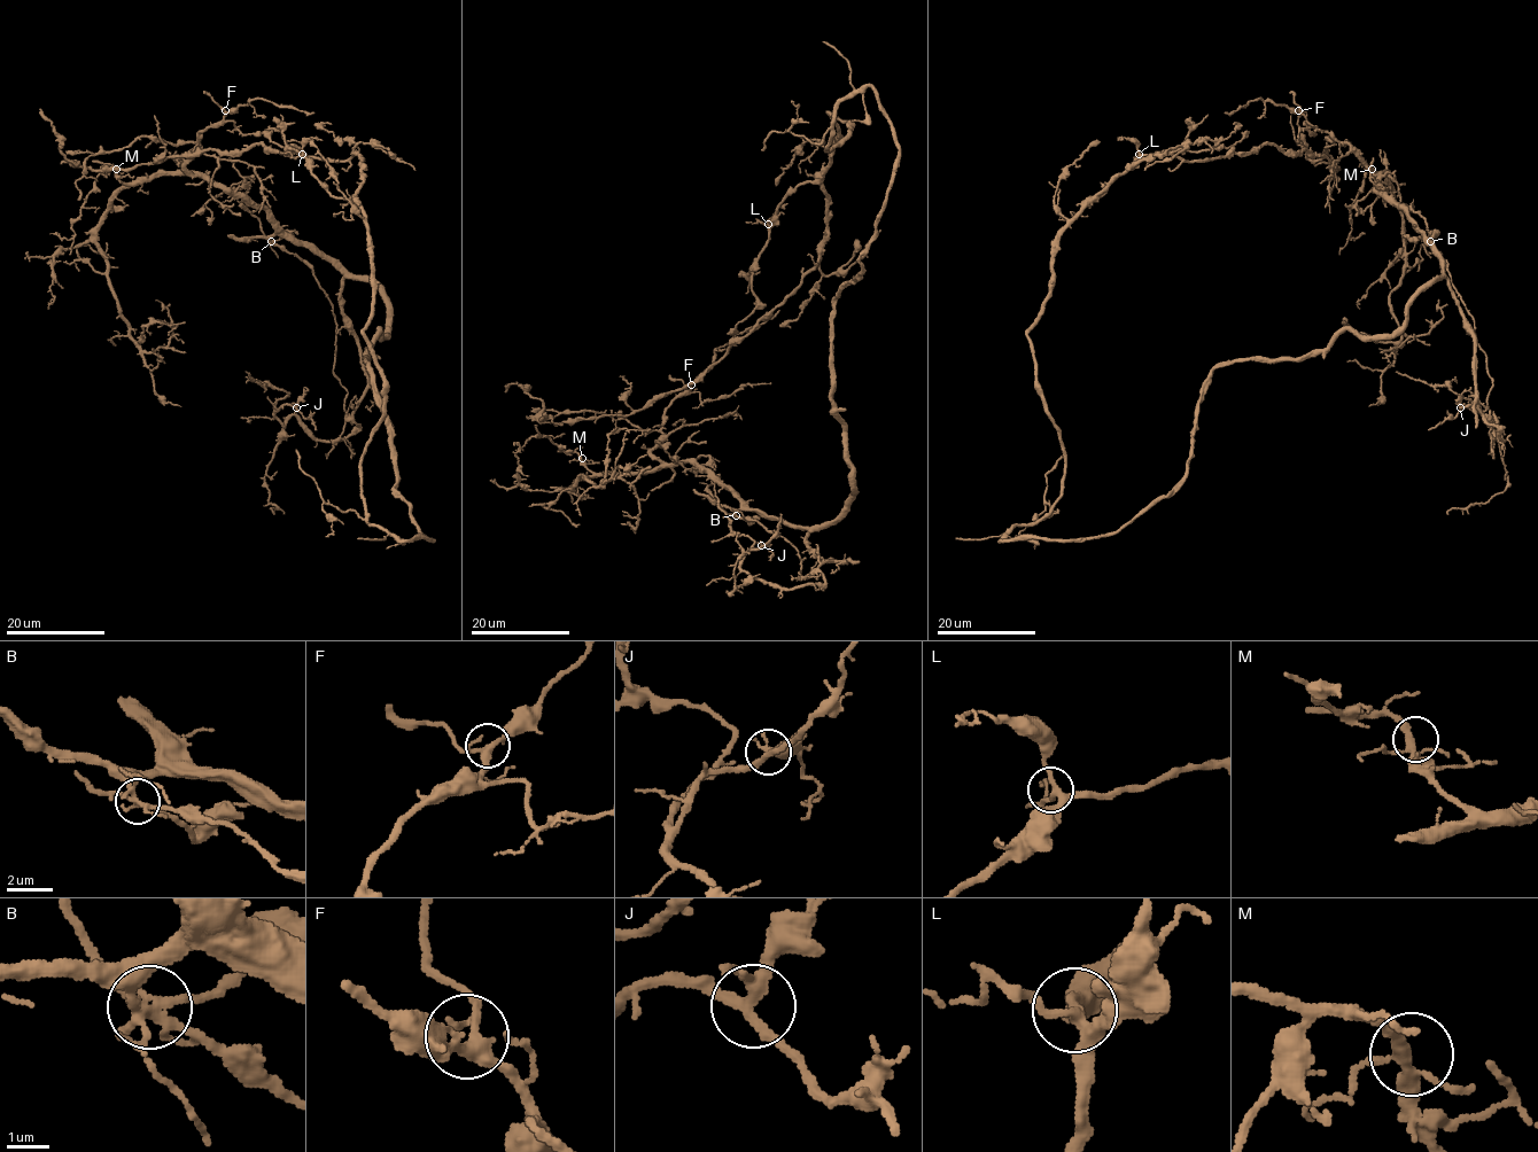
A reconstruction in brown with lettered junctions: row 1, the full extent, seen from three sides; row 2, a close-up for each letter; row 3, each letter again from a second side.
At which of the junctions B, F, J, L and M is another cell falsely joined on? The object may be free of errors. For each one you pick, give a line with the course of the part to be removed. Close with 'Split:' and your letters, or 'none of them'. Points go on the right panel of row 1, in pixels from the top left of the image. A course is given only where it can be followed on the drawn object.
B: foreign part runs (1430, 241), (1445, 261), (1486, 356), (1492, 383), (1488, 399), (1494, 458)
Split: B

